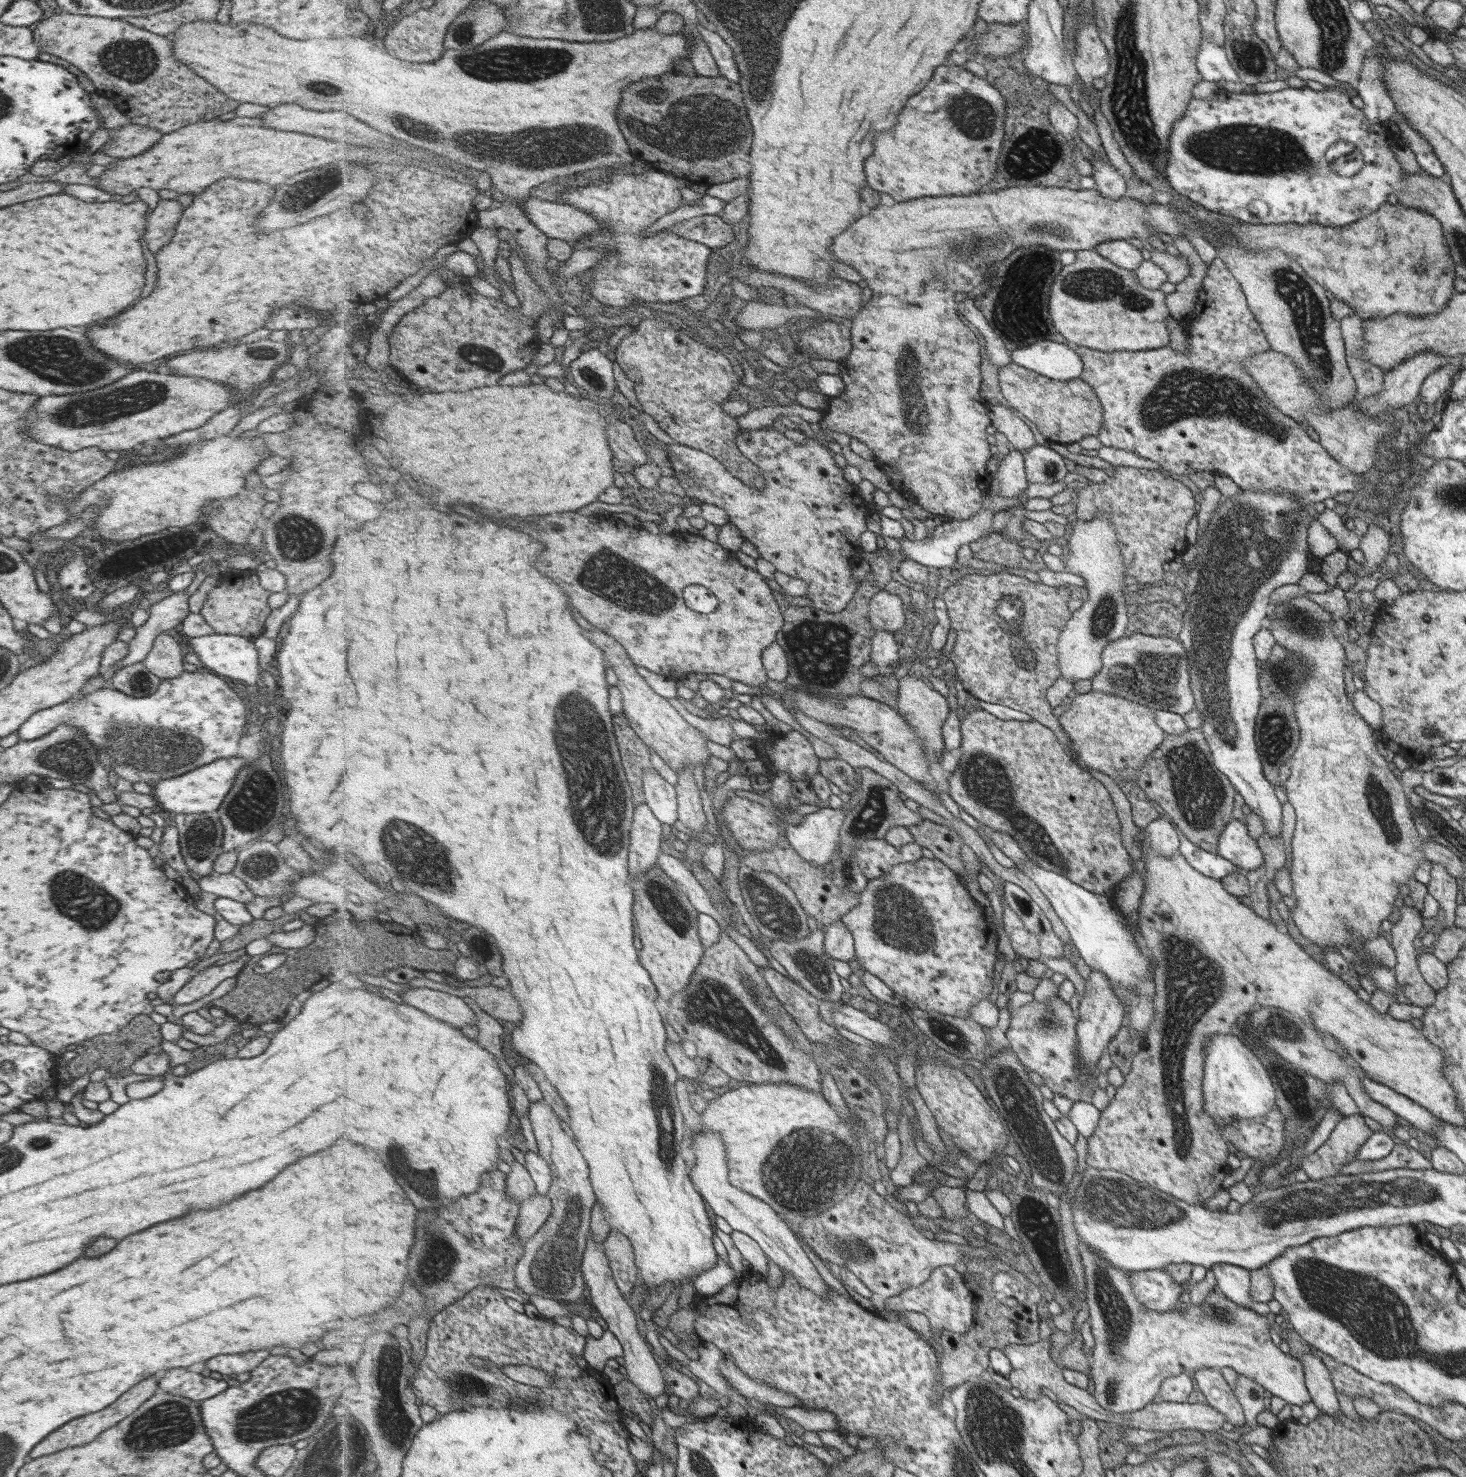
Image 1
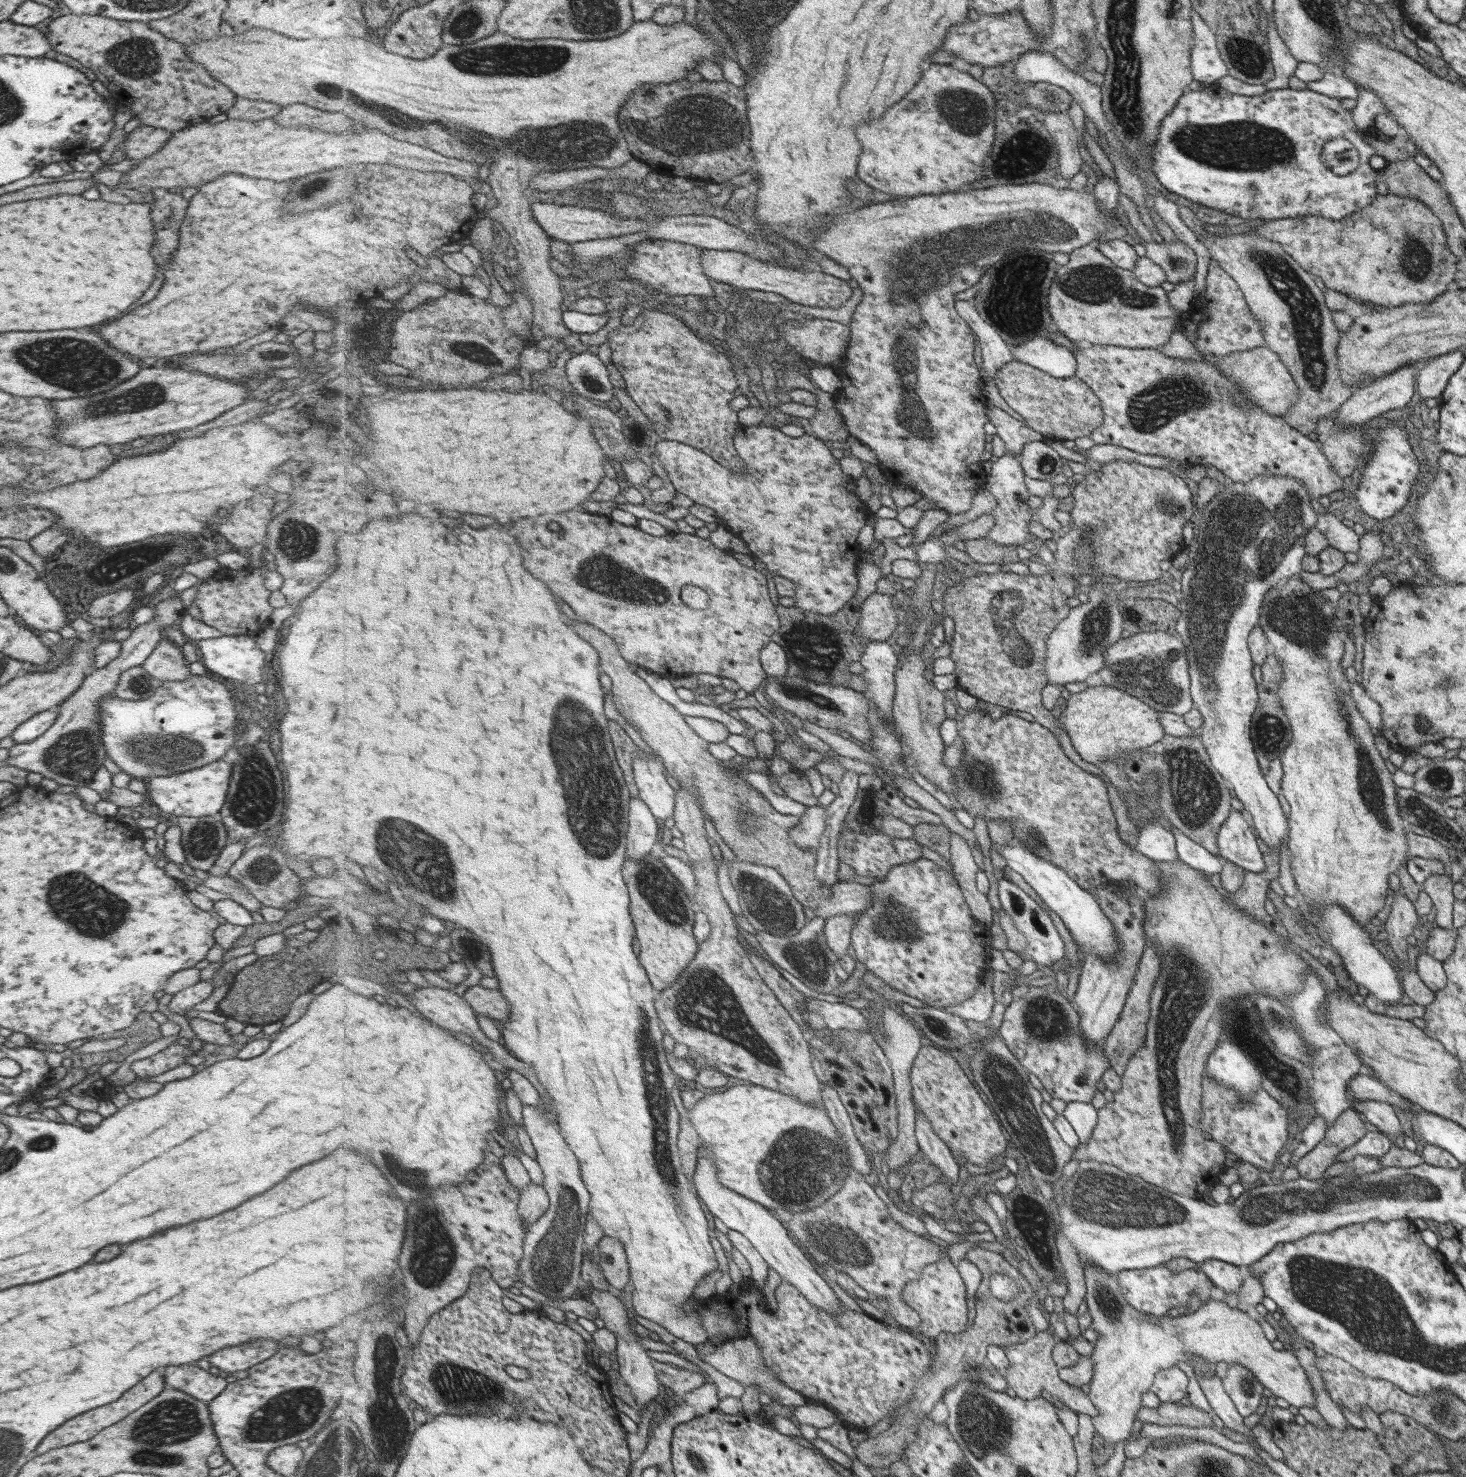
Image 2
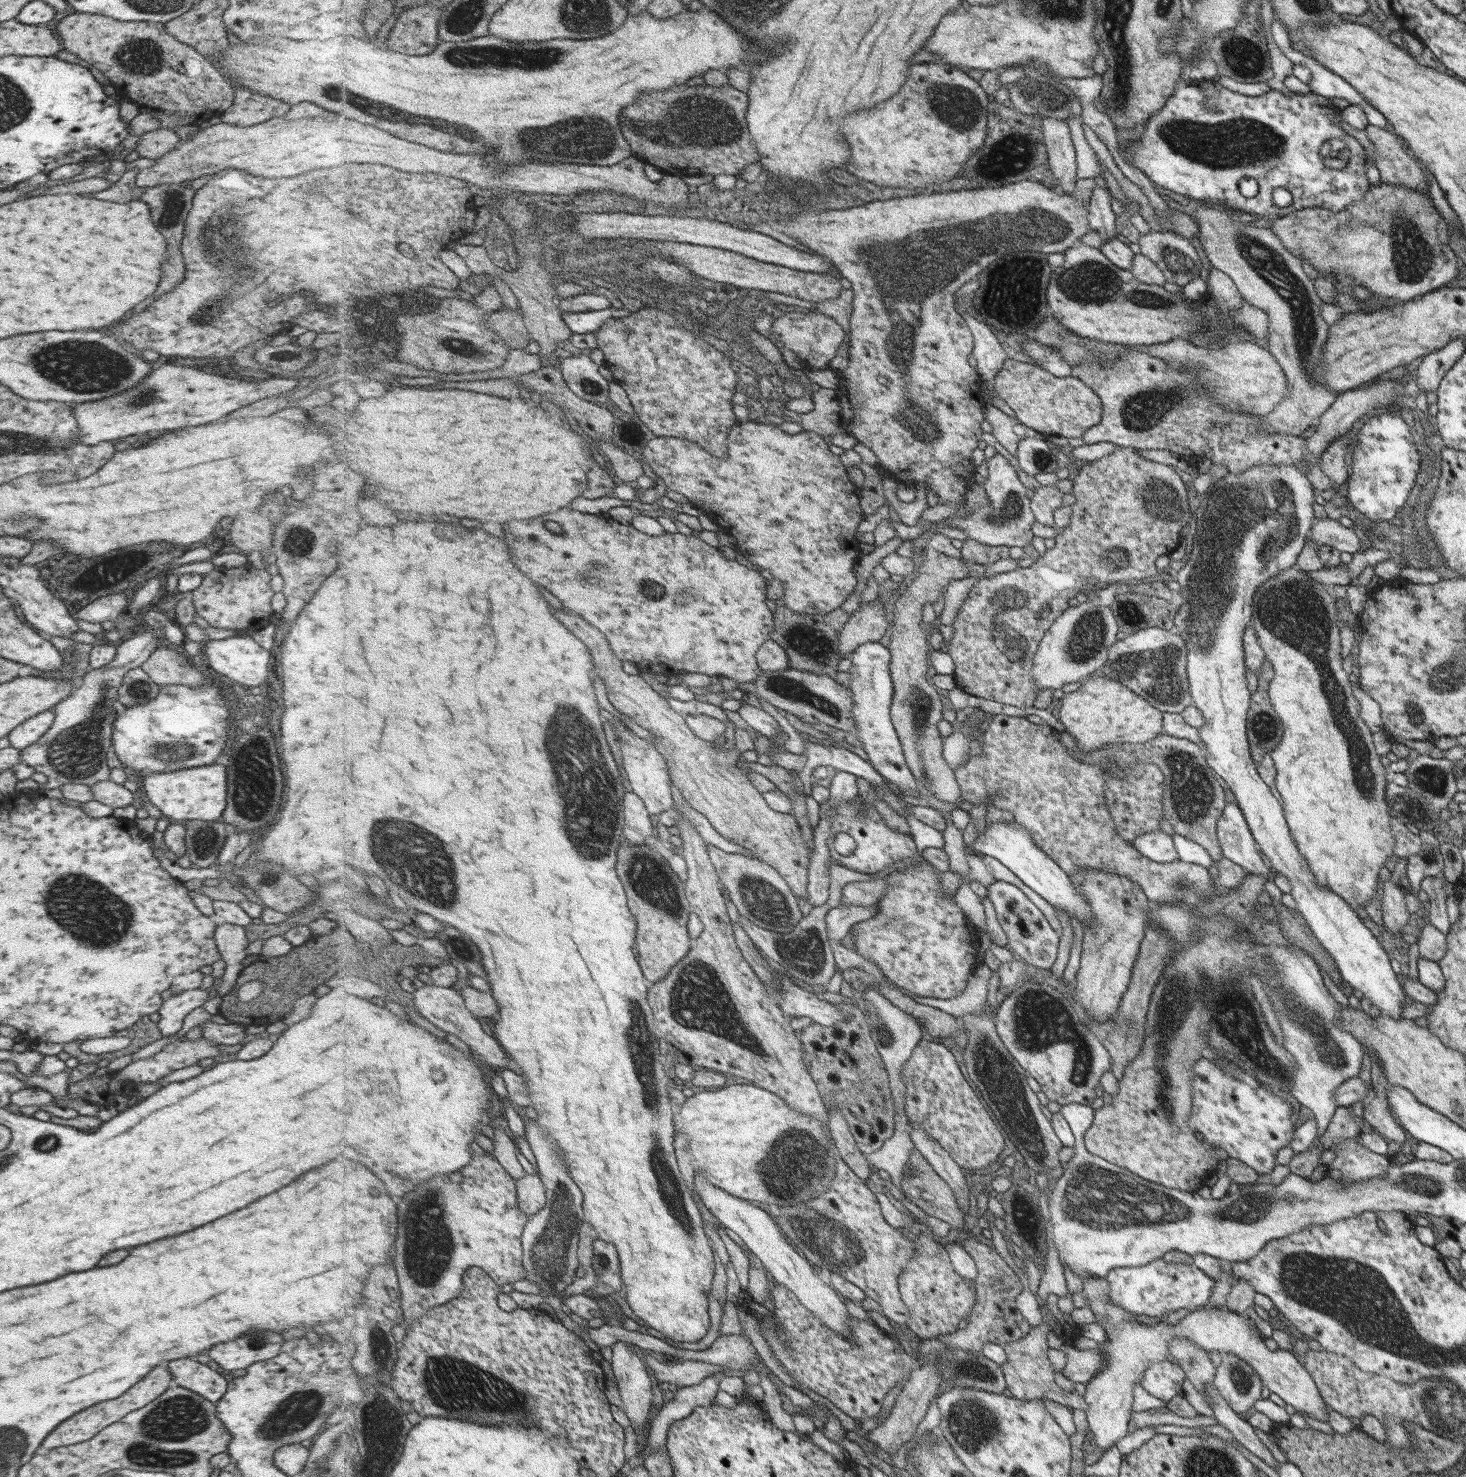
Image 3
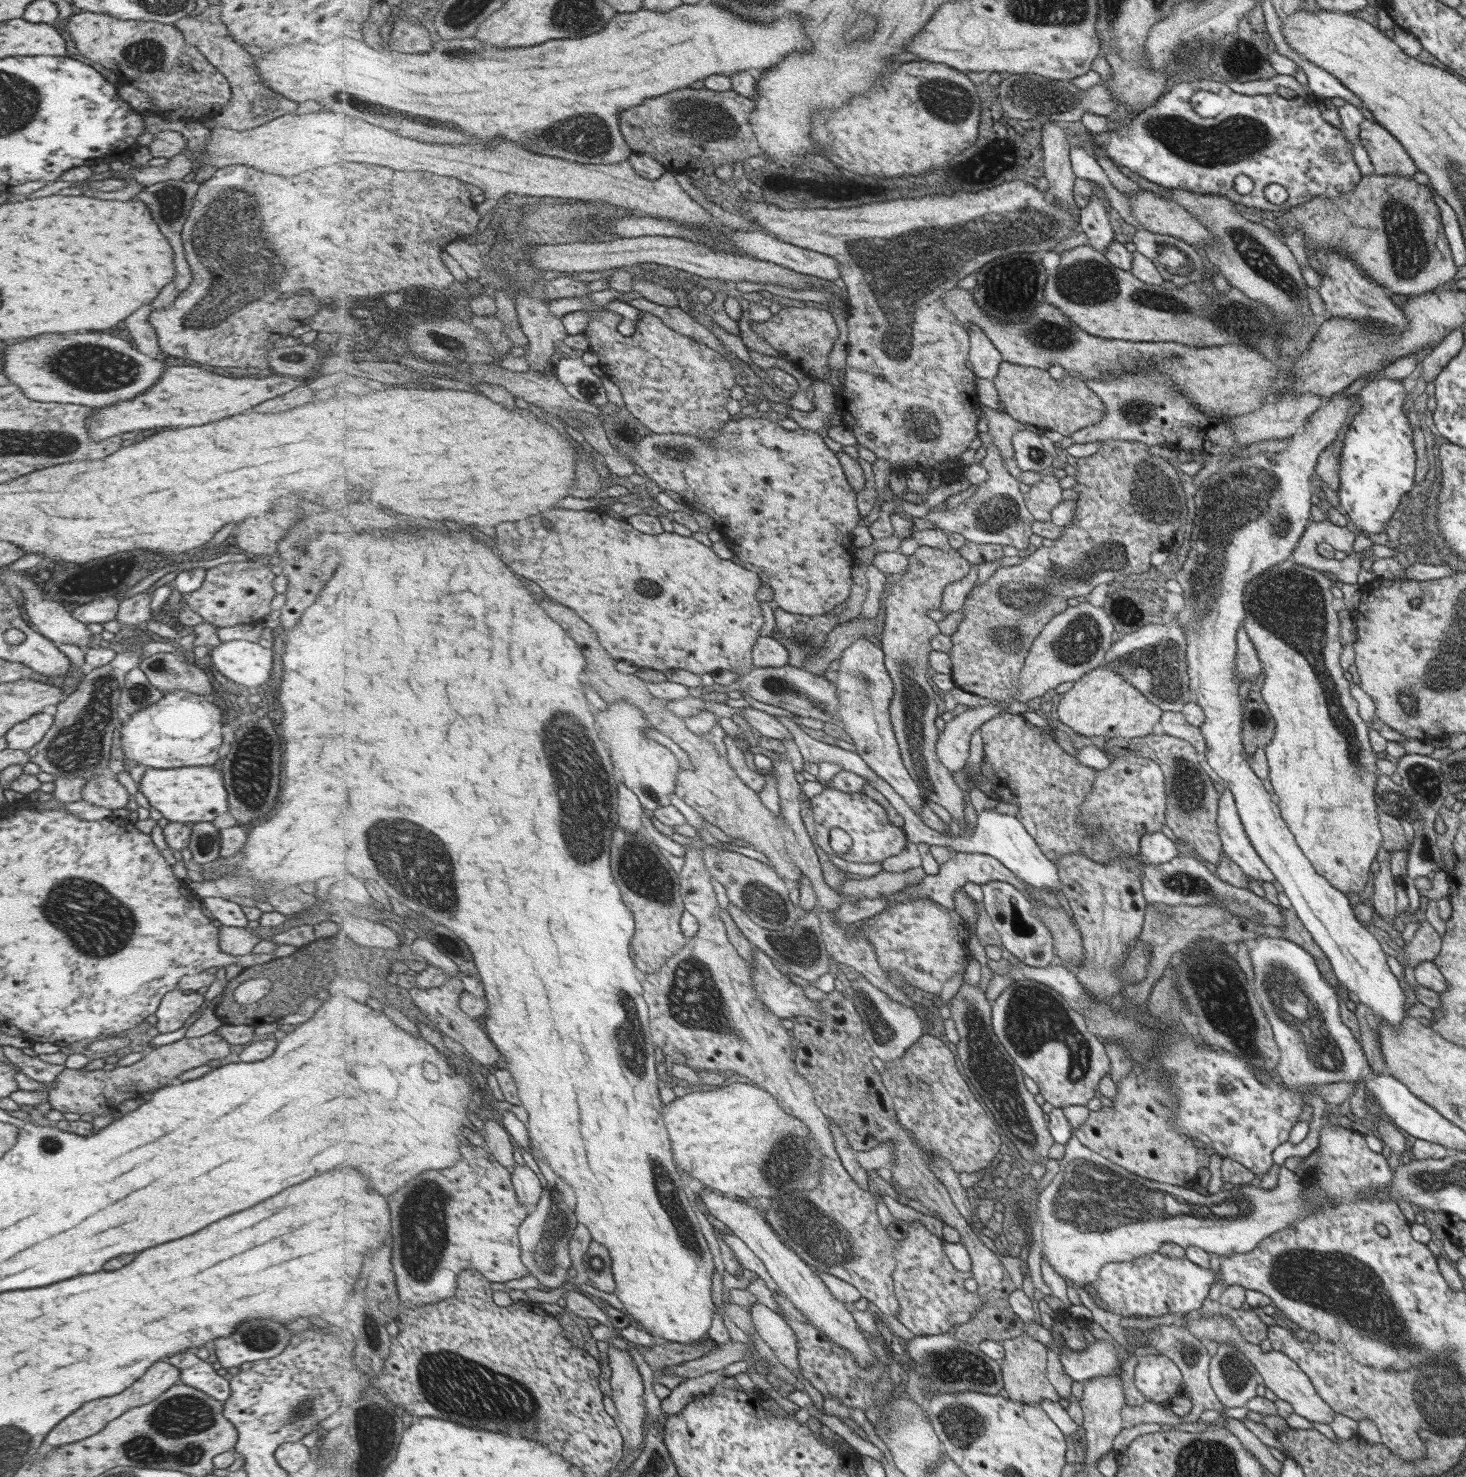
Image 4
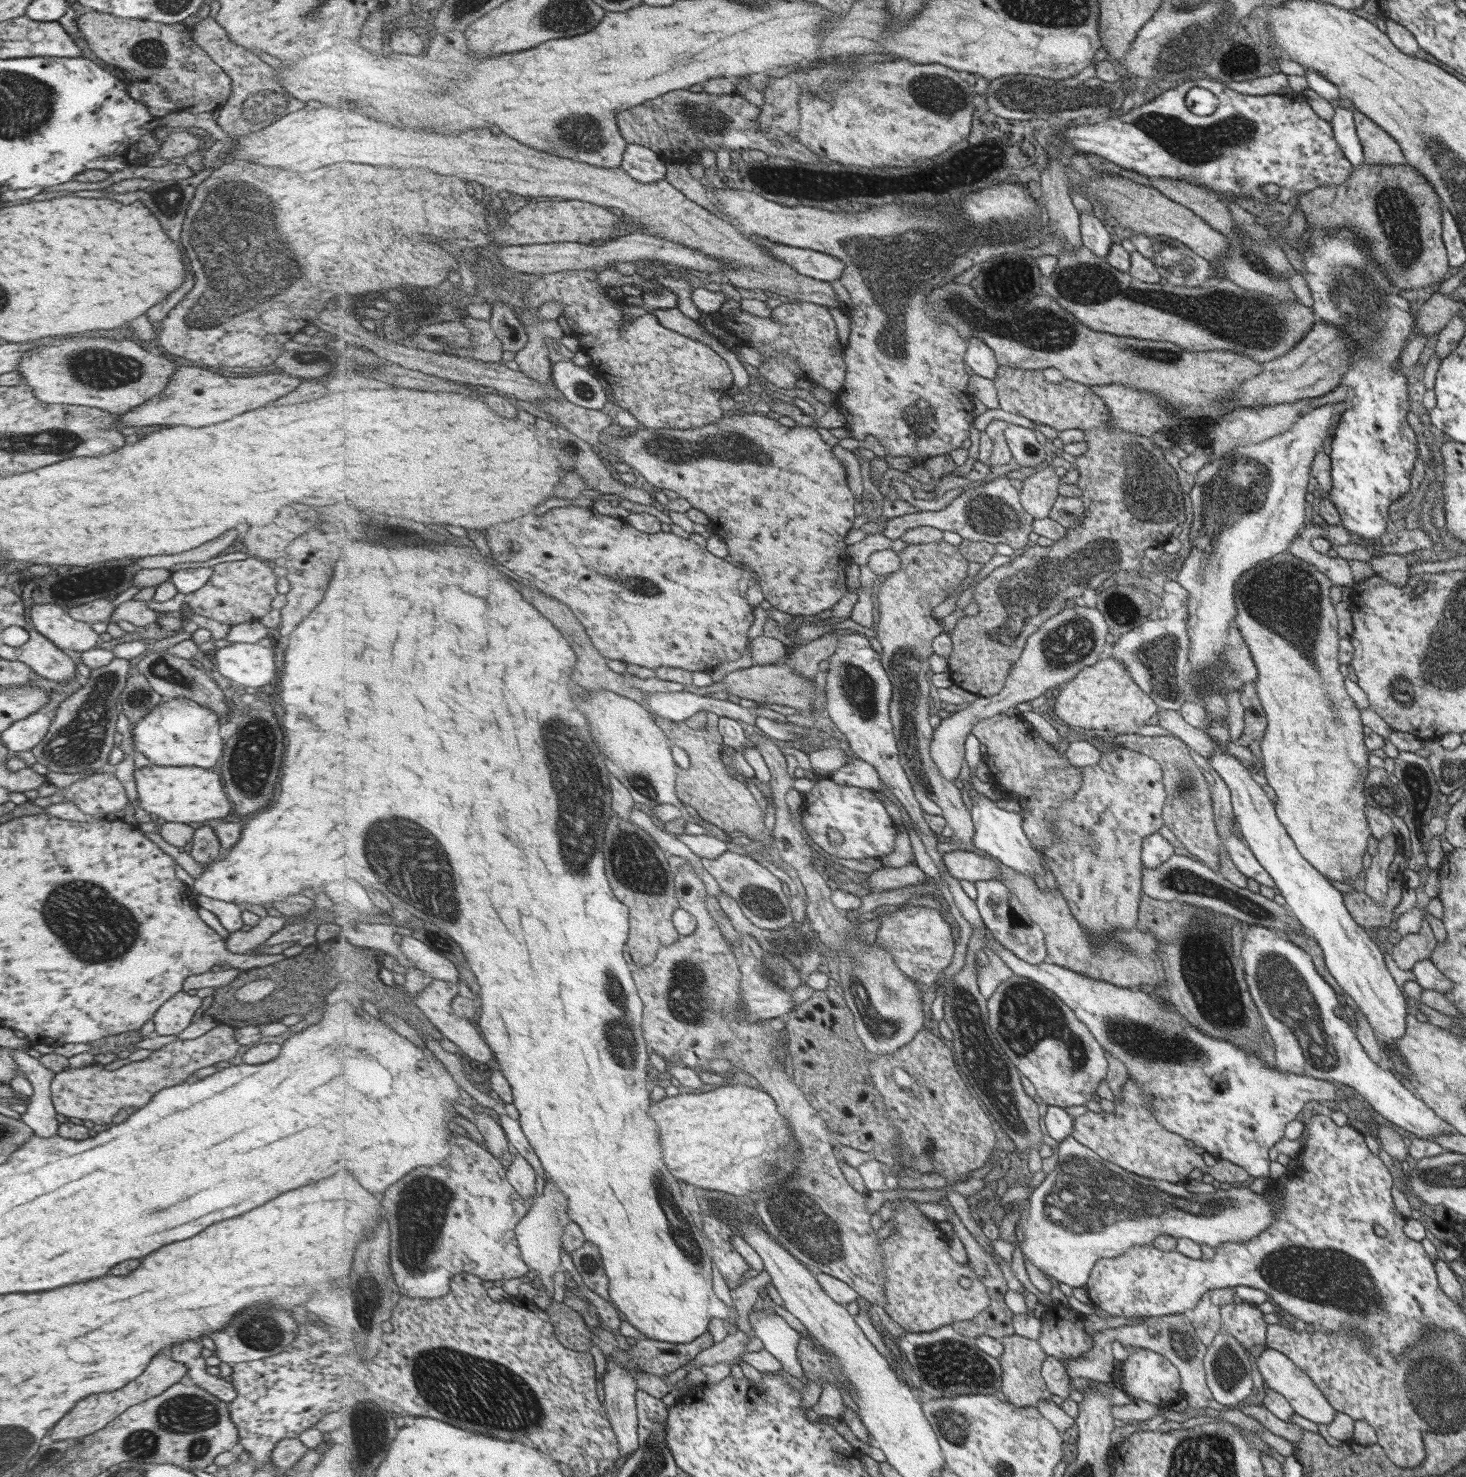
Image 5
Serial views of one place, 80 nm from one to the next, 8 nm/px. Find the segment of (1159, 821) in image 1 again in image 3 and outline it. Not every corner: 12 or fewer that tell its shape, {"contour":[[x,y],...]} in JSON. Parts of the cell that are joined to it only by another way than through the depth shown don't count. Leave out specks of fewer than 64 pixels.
{"contour":[[1161,829],[1140,834],[1132,845],[1150,862],[1178,858]]}

